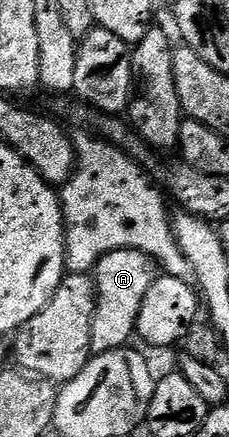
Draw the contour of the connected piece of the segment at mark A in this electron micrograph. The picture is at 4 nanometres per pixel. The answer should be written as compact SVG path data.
M120 249L109 251L102 256L98 266L92 272L96 284L96 302L94 304L94 320L92 321L92 341L90 350L94 355L103 355L106 351L122 349L135 334L138 326L140 305L144 301L144 293L152 285L152 281L160 274L158 263L148 253L136 249Z

